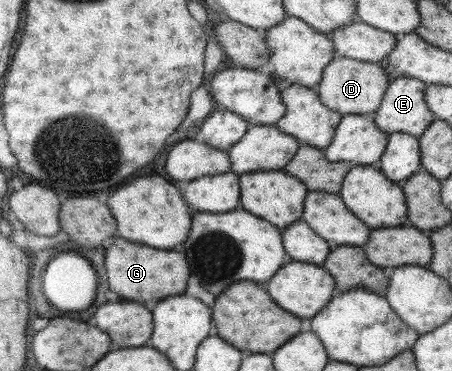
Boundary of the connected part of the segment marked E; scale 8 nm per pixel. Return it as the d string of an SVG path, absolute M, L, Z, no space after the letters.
M411 77L390 80L381 104L373 113L373 122L381 130L405 132L419 138L435 118L424 100L426 84Z

